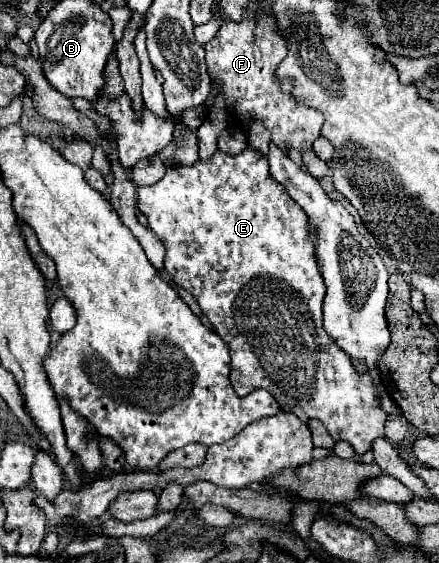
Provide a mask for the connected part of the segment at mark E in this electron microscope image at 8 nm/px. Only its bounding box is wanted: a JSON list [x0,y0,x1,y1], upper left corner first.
[138,149,388,455]

